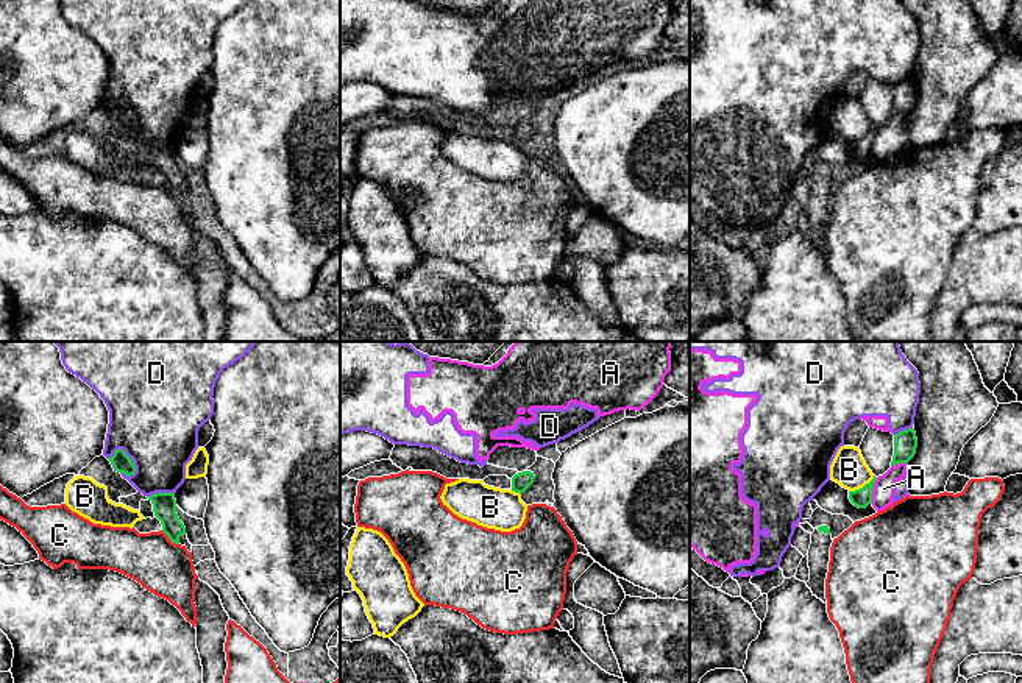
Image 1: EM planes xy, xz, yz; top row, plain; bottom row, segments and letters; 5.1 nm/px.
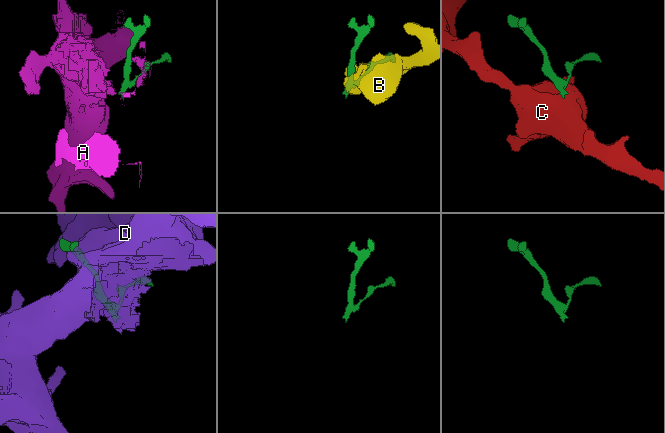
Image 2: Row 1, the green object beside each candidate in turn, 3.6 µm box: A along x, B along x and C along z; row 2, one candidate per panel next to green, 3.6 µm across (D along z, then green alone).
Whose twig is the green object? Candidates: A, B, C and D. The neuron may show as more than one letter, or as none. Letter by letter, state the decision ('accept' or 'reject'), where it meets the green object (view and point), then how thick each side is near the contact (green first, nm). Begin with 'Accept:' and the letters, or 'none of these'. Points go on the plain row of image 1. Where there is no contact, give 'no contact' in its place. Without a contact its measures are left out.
Accept: none of these
A: reject; contact yz (872, 139); calibres 100 and 110 nm
B: reject; contact yz (863, 138); calibres 100 and 180 nm
C: reject; contact xy (170, 191); calibres 130 and 280 nm
D: reject; contact xy (125, 105); calibres 100 and 480 nm

